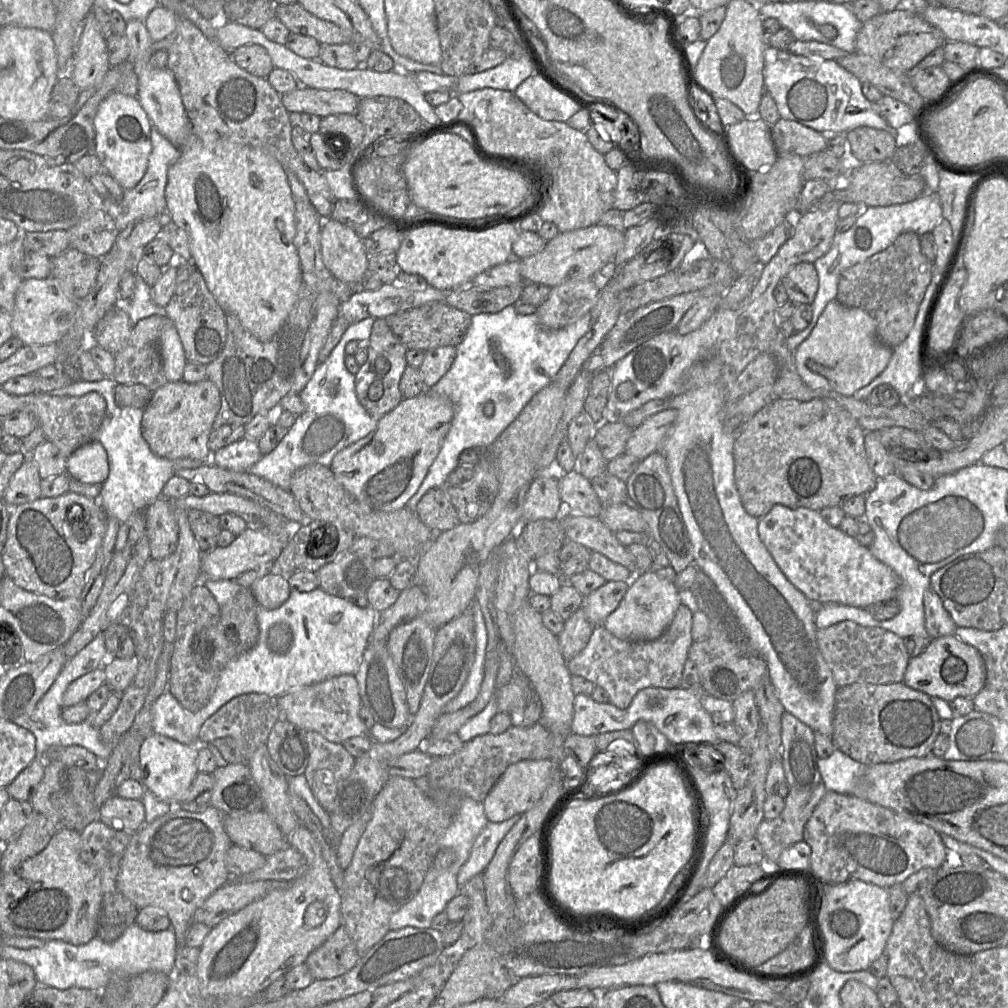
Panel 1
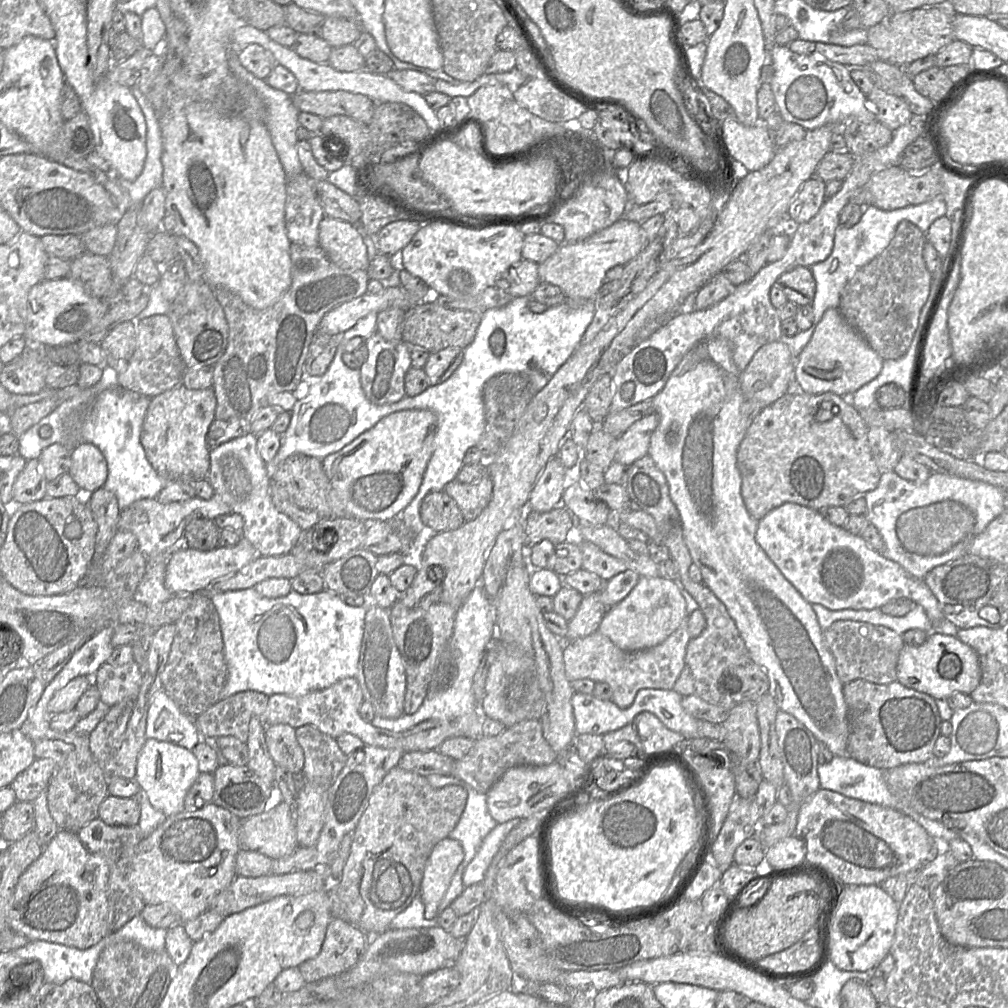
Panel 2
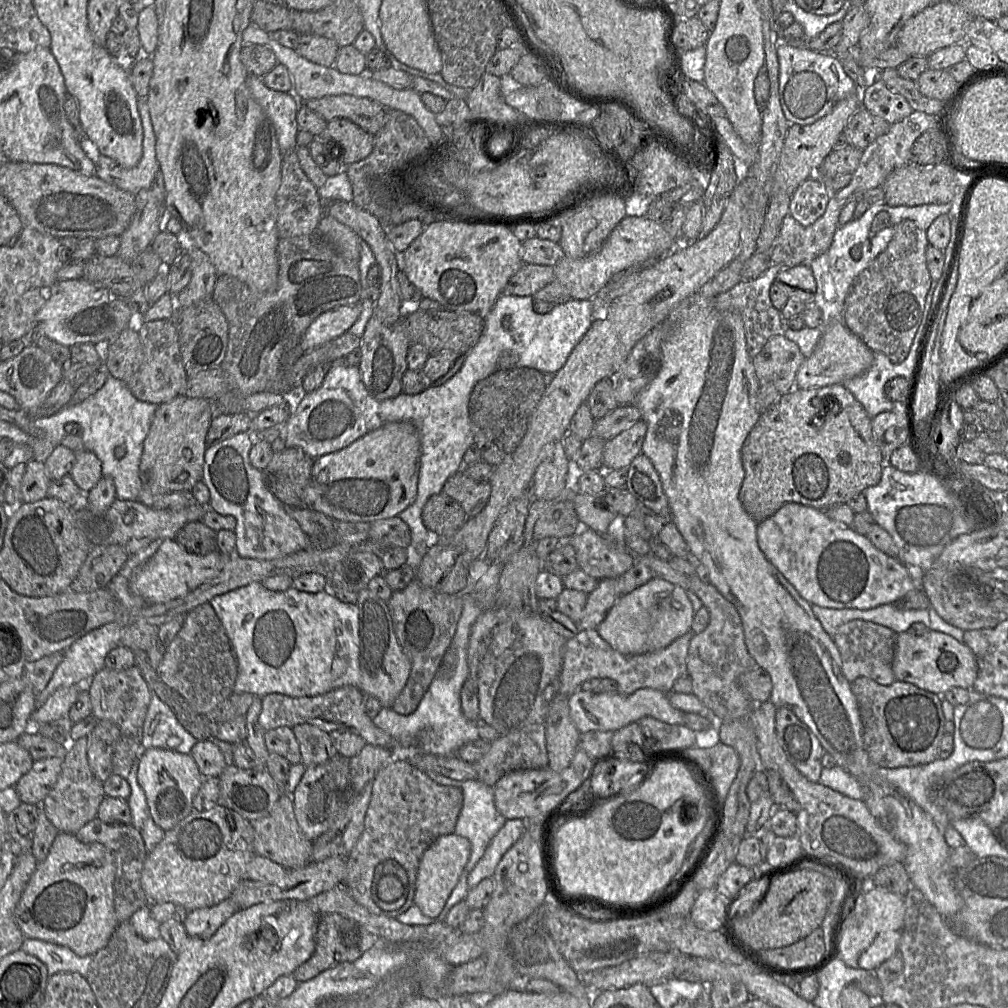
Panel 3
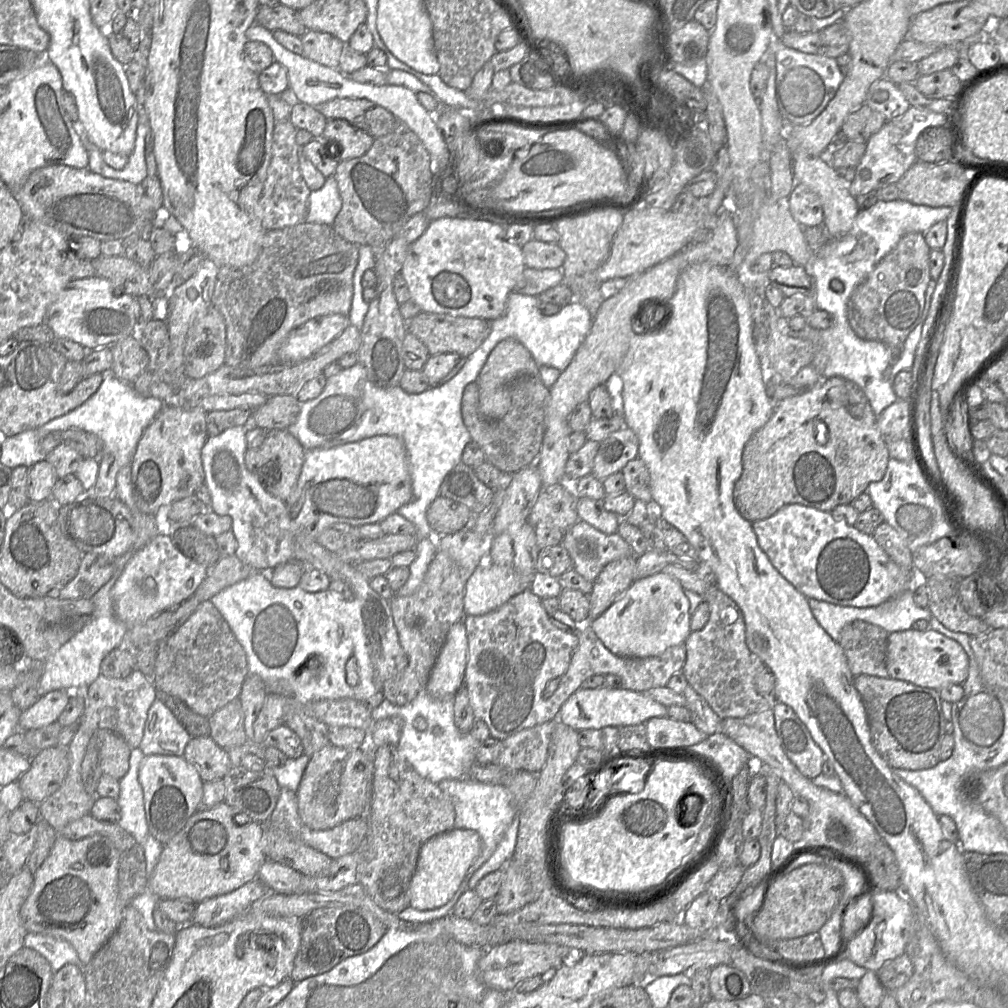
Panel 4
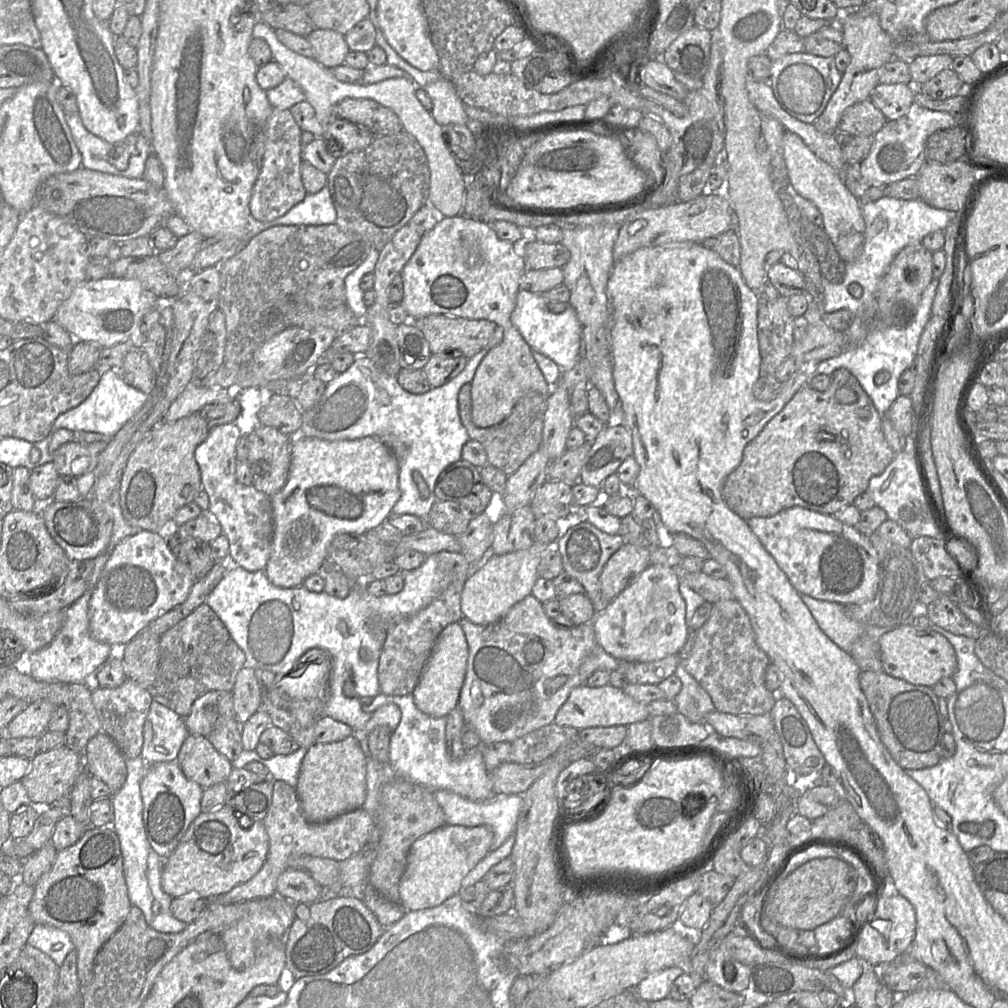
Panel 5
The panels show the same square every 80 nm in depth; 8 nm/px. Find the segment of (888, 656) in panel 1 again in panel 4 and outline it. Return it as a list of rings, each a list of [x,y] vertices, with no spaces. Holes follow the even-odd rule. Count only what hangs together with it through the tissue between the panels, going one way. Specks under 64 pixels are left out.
[[[854,621],[843,627],[838,644],[847,658],[850,672],[889,677],[886,669],[887,631],[863,621]]]

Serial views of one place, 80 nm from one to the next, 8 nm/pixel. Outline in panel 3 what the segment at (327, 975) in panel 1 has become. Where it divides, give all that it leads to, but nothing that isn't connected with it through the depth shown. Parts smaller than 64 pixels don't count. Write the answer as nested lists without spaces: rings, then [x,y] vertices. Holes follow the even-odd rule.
[[[338,913],[319,915],[313,955],[294,972],[298,983],[313,979],[322,972],[345,962],[351,962],[361,957],[380,937],[369,931],[366,926]]]

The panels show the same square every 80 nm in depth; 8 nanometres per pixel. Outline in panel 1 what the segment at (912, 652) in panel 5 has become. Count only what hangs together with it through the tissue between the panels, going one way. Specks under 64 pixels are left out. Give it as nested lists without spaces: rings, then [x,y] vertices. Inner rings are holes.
[[[949,635],[931,639],[921,654],[910,657],[902,683],[929,697],[950,702],[957,697],[974,698],[984,687],[985,680],[985,664],[978,650]]]

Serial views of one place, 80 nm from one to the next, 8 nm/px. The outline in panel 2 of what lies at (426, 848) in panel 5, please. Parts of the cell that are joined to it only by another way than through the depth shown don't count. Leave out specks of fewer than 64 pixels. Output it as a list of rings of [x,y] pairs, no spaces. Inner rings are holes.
[[[449,837],[442,839],[433,848],[425,865],[419,895],[425,905],[426,919],[438,915],[438,906],[463,859],[462,845]]]

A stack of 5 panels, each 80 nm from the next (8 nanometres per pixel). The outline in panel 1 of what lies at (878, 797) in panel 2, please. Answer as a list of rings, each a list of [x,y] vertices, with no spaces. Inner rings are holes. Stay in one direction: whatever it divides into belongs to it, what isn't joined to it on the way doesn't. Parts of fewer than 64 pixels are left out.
[[[835,749],[828,758],[818,758],[818,769],[827,791],[851,794],[867,766]]]

